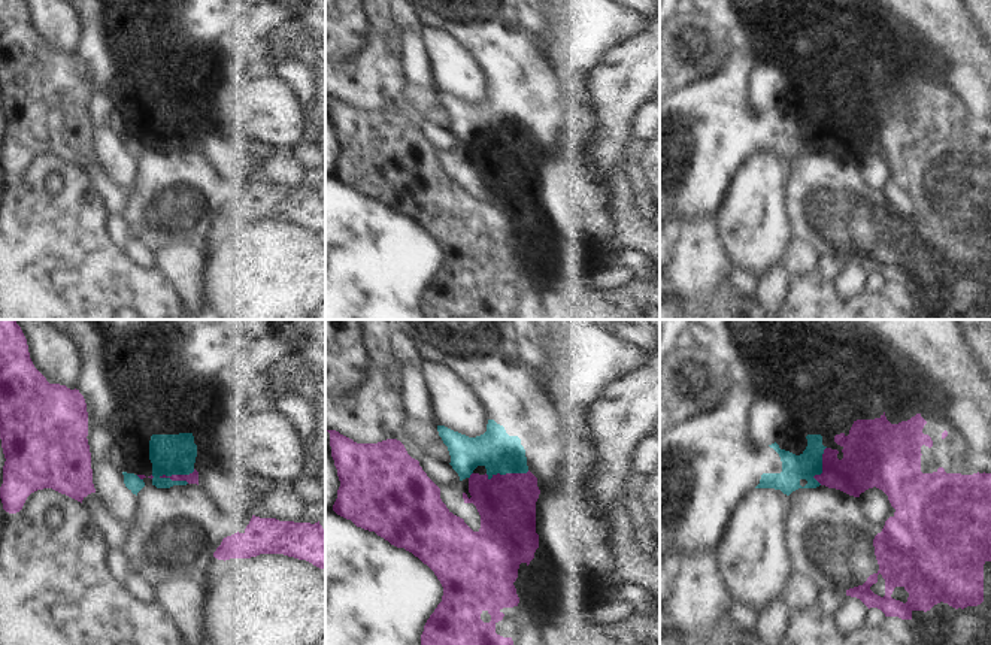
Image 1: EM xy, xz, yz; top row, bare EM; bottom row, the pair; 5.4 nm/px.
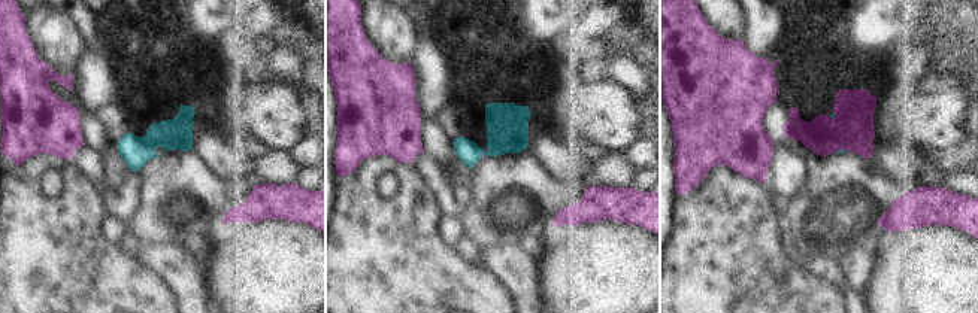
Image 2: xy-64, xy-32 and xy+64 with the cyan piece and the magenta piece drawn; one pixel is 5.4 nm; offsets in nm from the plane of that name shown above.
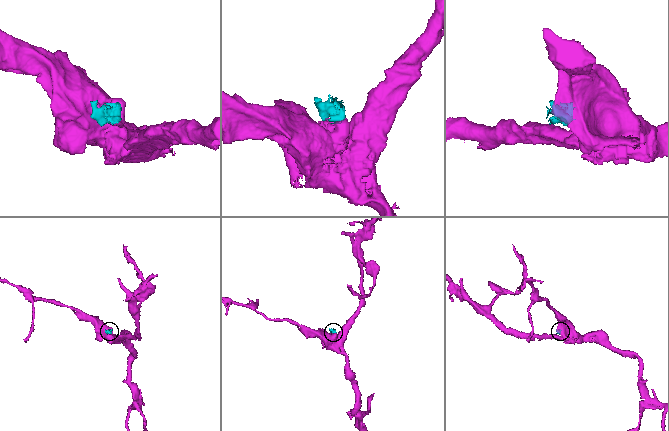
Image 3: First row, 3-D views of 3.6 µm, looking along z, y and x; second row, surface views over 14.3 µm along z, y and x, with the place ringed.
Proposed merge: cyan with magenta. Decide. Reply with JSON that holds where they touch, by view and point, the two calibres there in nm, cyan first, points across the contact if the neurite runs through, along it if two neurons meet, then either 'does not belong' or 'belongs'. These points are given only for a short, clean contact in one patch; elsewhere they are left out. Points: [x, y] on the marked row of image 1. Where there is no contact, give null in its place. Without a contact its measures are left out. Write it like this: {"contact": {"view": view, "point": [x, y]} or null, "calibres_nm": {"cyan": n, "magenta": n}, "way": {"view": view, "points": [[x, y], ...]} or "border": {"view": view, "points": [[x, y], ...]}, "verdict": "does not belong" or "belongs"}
{"contact": {"view": "xy", "point": [176, 474]}, "calibres_nm": {"cyan": 220, "magenta": 60}, "verdict": "does not belong"}

